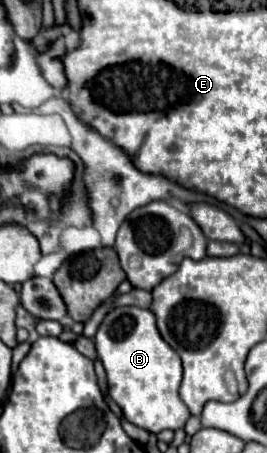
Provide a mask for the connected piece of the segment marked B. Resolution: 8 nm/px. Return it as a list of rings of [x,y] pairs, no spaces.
[[[137,306],[113,308],[103,318],[93,340],[97,356],[107,372],[109,394],[131,424],[151,434],[159,434],[161,430],[179,430],[185,426],[191,414],[179,398],[179,384],[183,378],[181,358],[161,338],[151,310]]]

